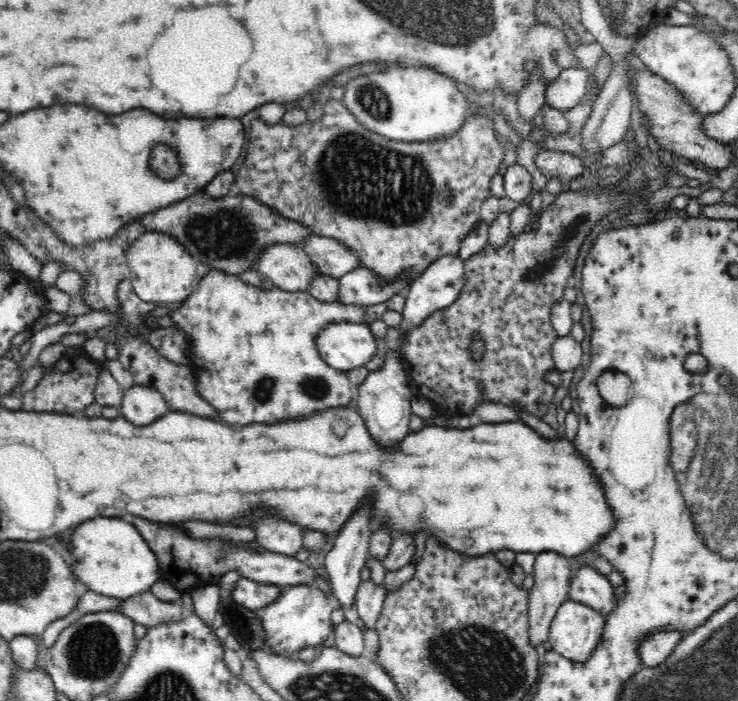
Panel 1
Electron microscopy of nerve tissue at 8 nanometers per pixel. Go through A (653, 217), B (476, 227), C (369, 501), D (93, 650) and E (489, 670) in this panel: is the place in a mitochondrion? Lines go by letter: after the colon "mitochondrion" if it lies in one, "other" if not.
A: other
B: other
C: other
D: mitochondrion
E: mitochondrion

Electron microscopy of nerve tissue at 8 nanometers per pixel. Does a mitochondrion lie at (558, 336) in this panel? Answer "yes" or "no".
no

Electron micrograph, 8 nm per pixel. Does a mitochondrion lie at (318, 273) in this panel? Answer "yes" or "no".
no

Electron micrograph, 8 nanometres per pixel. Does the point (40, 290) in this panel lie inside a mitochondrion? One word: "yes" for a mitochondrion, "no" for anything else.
no

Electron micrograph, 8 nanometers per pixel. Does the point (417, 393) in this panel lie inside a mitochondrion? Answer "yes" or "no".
no

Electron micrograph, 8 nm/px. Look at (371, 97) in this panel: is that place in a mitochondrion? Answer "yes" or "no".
yes

